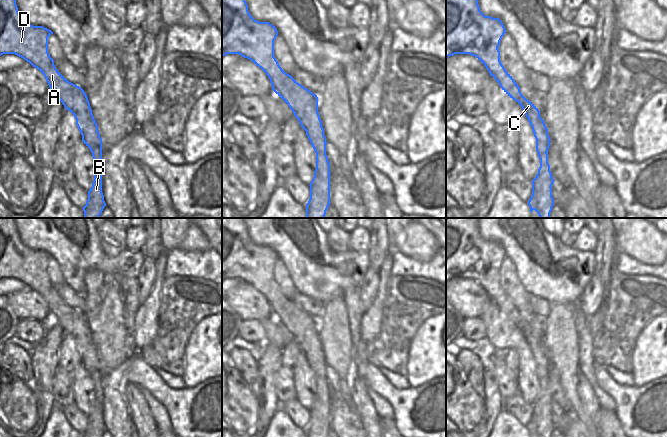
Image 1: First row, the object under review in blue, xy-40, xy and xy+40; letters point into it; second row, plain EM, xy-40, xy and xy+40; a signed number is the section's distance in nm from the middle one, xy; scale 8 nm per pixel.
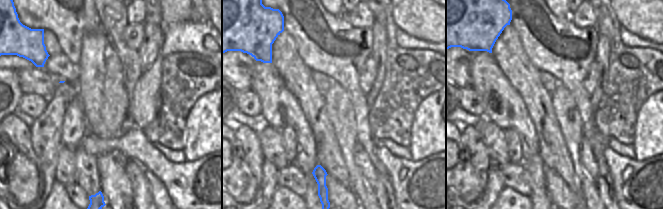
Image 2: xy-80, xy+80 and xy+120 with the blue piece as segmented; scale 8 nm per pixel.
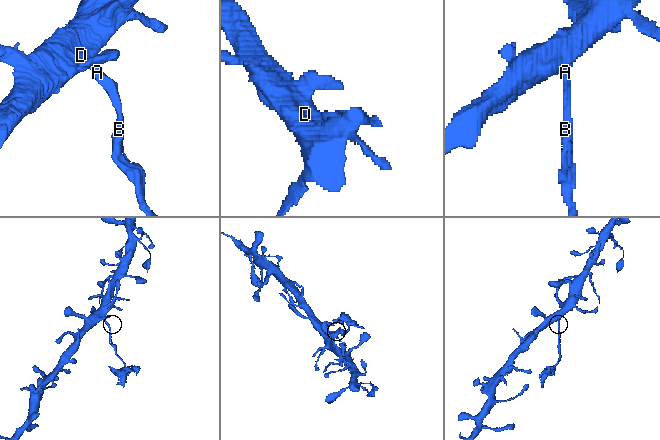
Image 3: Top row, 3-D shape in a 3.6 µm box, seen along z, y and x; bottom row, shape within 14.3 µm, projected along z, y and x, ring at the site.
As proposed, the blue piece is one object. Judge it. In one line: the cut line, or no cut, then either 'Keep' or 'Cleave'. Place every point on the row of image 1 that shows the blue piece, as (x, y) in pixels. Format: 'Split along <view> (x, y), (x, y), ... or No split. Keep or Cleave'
Split along xy-40 (101, 151), (92, 154). Cleave.

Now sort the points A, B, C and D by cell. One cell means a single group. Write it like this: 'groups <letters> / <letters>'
groups A C D / B

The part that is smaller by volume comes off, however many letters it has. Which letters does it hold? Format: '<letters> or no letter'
B

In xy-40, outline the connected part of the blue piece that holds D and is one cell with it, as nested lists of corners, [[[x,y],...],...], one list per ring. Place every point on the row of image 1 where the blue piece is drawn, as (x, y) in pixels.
[[[0,0],[0,56],[15,54],[37,68],[44,75],[50,92],[64,105],[66,110],[74,115],[84,144],[92,154],[102,152],[102,139],[86,93],[81,87],[69,82],[56,69],[54,60],[48,53],[48,37],[51,34],[53,32],[43,26],[33,26],[25,22],[20,17],[16,0]]]

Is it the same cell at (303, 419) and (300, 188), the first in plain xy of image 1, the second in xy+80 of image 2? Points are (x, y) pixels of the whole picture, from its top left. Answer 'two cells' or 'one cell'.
one cell

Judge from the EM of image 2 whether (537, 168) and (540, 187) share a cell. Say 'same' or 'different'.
same

